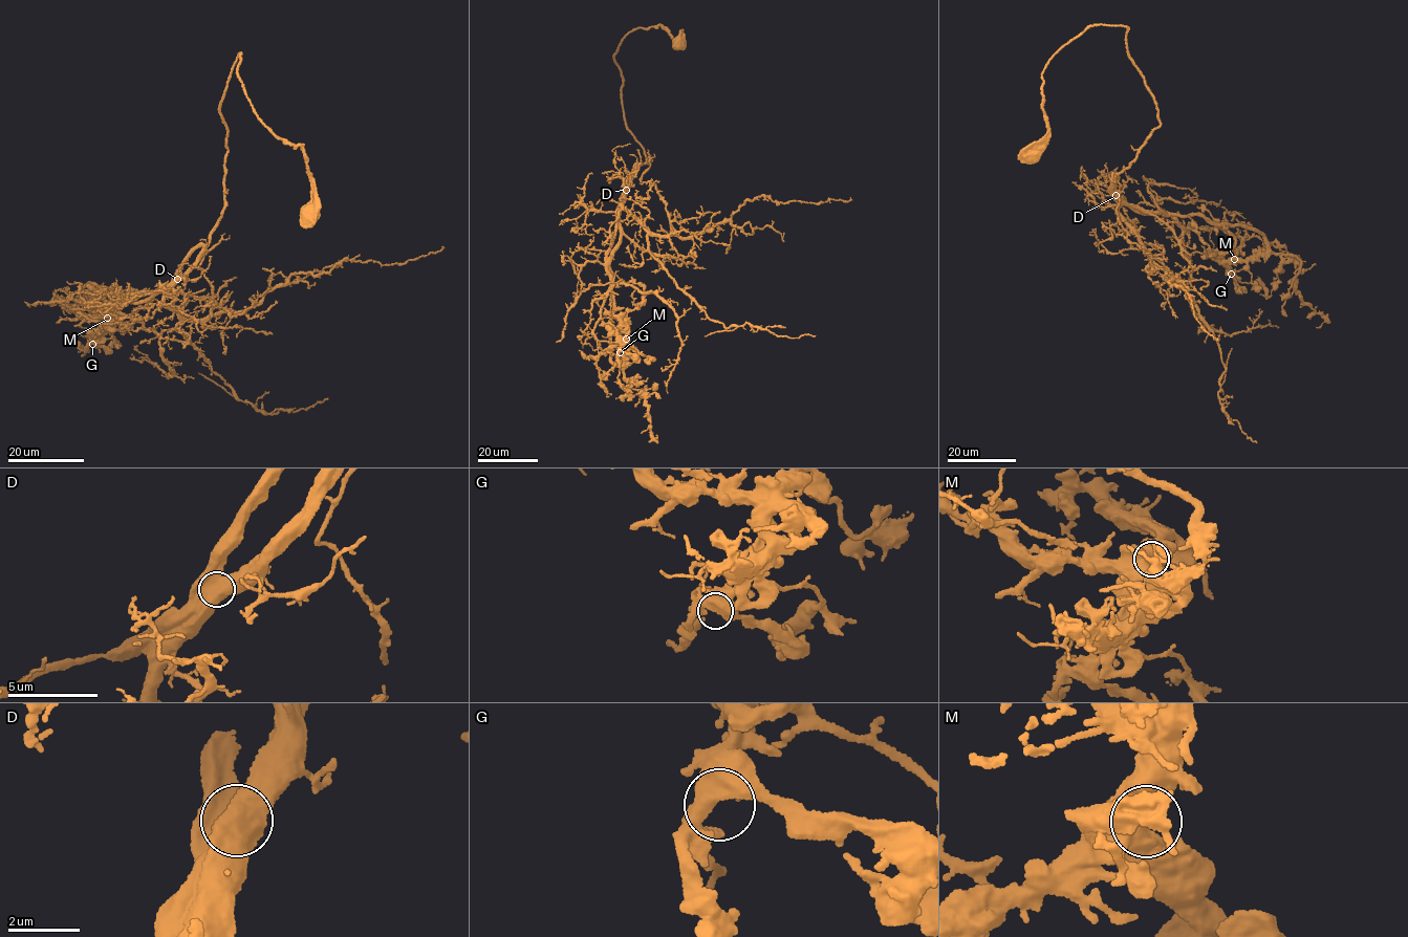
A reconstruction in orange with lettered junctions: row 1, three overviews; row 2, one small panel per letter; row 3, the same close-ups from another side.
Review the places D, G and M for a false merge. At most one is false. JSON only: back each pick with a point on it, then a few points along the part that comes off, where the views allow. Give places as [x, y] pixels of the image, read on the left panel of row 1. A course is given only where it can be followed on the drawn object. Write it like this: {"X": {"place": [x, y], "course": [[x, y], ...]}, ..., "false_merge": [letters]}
{"false_merge": []}

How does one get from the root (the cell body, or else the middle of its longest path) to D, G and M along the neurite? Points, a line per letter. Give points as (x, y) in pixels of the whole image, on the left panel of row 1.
D: (310, 212), (304, 150), (254, 112), (239, 53), (219, 109), (224, 203), (199, 260), (176, 279)
G: (310, 212), (304, 150), (254, 112), (239, 53), (209, 243), (164, 288), (72, 309), (100, 321), (92, 344)
M: (310, 212), (304, 150), (254, 112), (239, 53), (209, 243), (164, 288), (71, 310), (107, 318)

